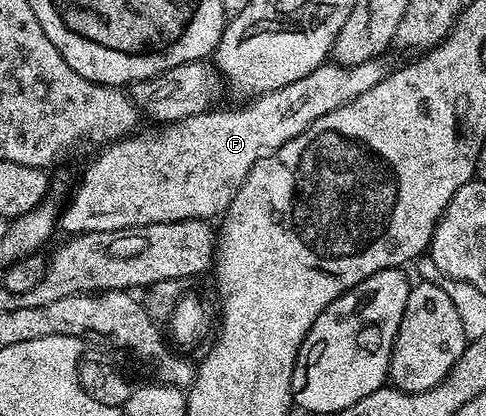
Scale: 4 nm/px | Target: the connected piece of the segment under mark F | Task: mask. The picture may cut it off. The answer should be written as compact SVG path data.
M371 59L359 65L342 67L326 61L319 69L315 69L315 73L307 73L307 77L291 81L291 85L283 85L283 89L258 95L252 101L246 102L249 103L246 107L237 107L234 111L210 109L195 117L162 126L157 129L161 131L153 131L150 135L134 133L127 139L108 144L102 150L105 152L86 169L77 192L60 212L60 230L65 230L69 235L82 235L188 219L209 221L212 220L212 215L224 215L243 181L247 181L247 173L251 173L251 169L260 159L271 157L280 147L287 145L287 141L299 137L299 133L319 121L323 113L331 113L331 109L339 109L359 97L359 93L367 93L367 89L379 85L379 81L387 74L387 67L383 64L381 59Z

